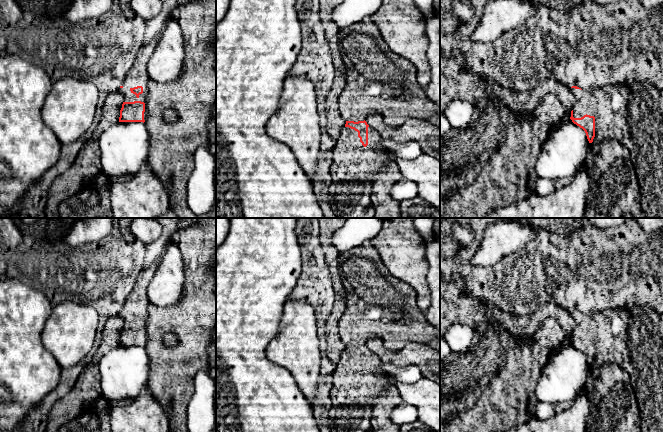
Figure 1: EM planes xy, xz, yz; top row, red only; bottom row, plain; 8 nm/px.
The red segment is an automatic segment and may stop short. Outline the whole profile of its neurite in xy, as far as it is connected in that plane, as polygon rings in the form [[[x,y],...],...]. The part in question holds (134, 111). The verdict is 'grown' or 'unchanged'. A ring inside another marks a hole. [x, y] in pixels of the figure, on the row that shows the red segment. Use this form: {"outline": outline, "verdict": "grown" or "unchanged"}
{"outline": [[[161,33],[156,35],[147,45],[143,45],[122,82],[119,93],[124,102],[120,110],[119,122],[145,122],[145,109],[149,76],[147,64],[152,56]]], "verdict": "grown"}

